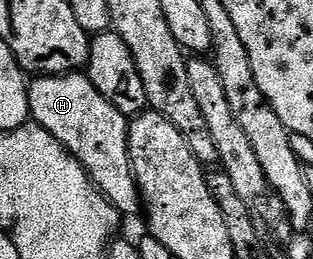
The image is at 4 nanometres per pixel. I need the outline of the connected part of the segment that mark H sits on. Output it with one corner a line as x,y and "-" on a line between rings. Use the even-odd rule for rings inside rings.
81,71
66,76
40,76
29,81
26,93
33,123
61,142
82,163
95,188
123,217
139,215
138,184
128,154
128,117

